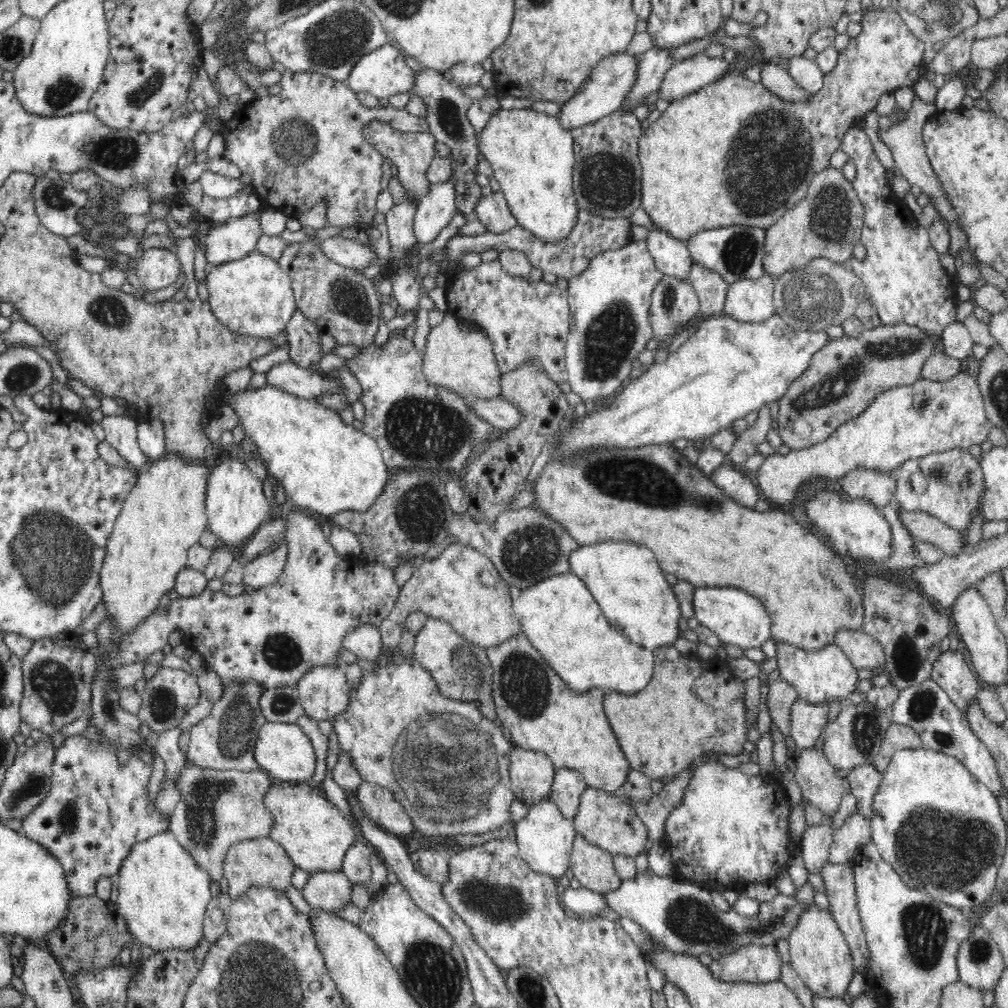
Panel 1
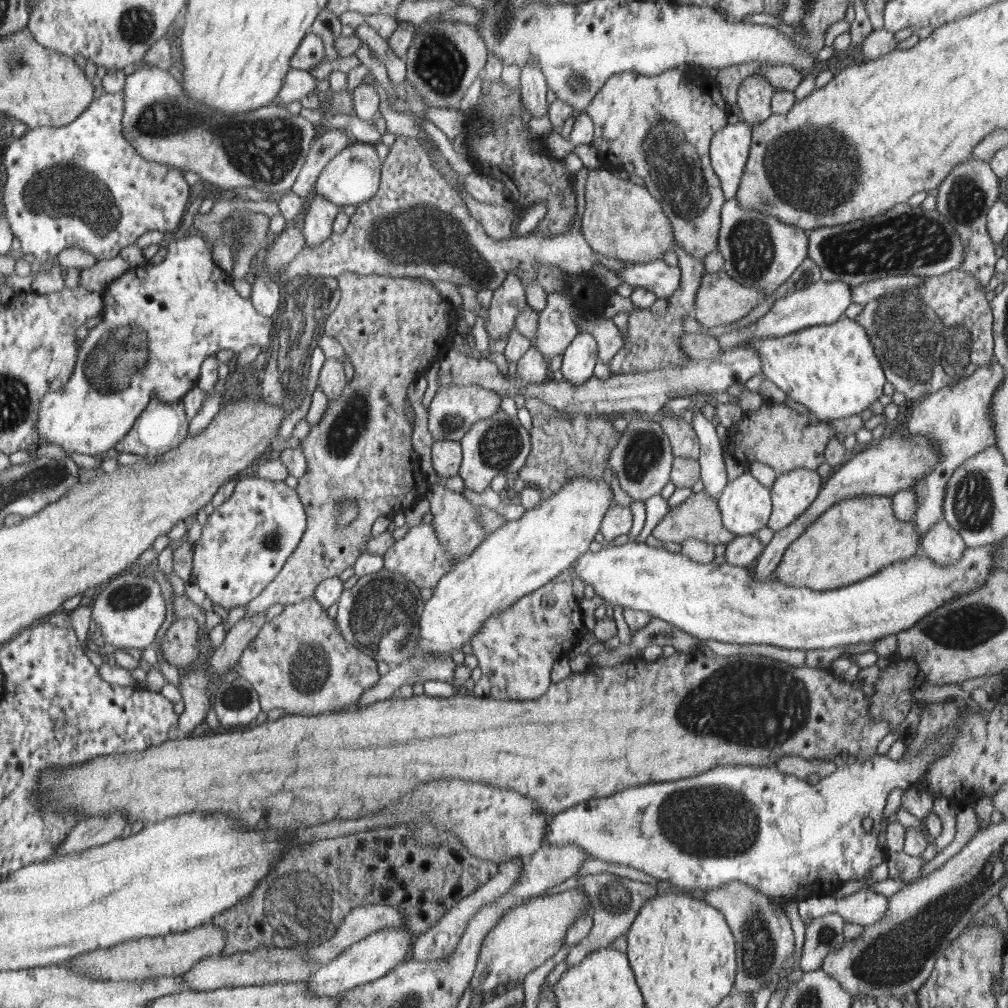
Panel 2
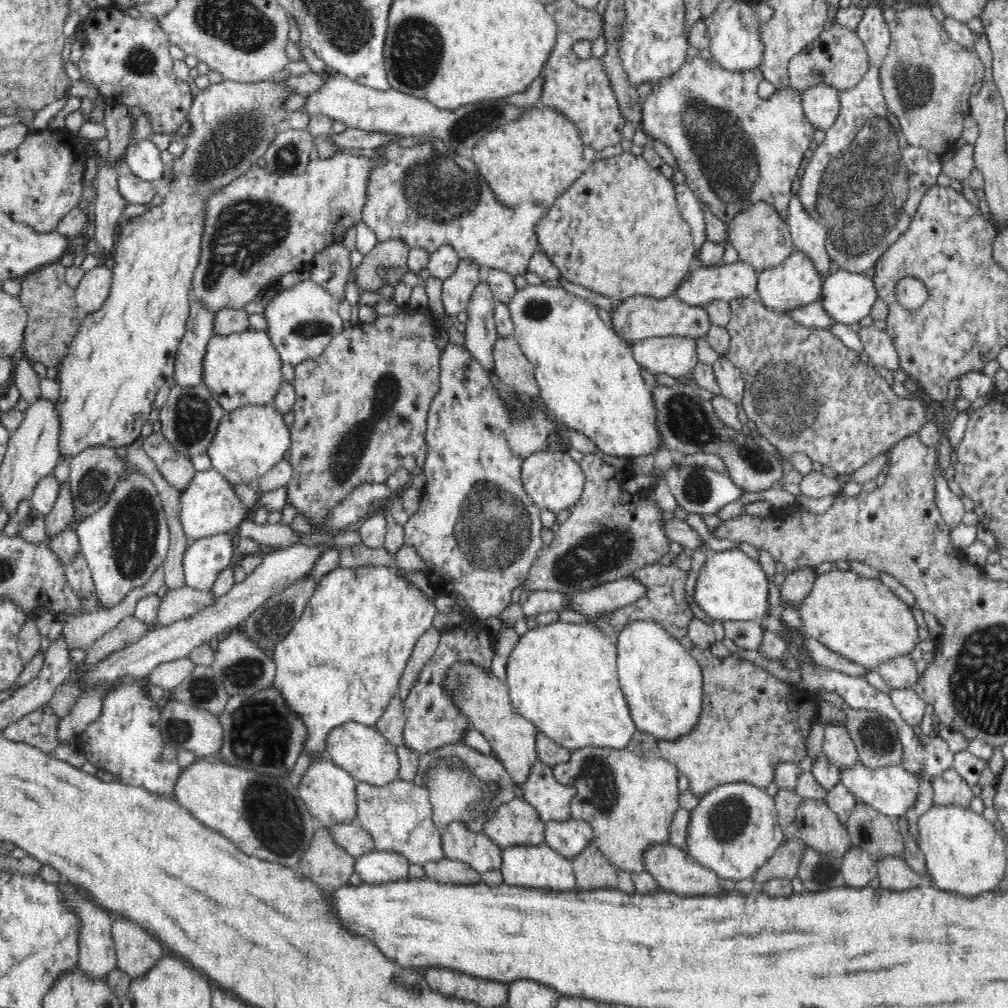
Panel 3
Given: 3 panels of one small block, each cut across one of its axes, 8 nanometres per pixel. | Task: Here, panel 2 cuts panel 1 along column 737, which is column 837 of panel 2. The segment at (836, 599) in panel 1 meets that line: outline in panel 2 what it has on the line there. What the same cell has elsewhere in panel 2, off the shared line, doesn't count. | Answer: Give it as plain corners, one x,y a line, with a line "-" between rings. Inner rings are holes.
865,494
844,499
826,510
784,551
773,578
791,587
808,587
815,591
832,590
864,580
919,551
918,531
914,529
914,521
902,521
895,516
891,497

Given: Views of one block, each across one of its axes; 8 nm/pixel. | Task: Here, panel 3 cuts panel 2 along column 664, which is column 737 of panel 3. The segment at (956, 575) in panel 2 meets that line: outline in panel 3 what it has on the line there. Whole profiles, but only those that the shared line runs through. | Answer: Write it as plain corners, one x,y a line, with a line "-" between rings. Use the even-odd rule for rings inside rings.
741,549
712,552
698,570
691,593
696,604
714,620
758,621
768,612
768,577
760,563

